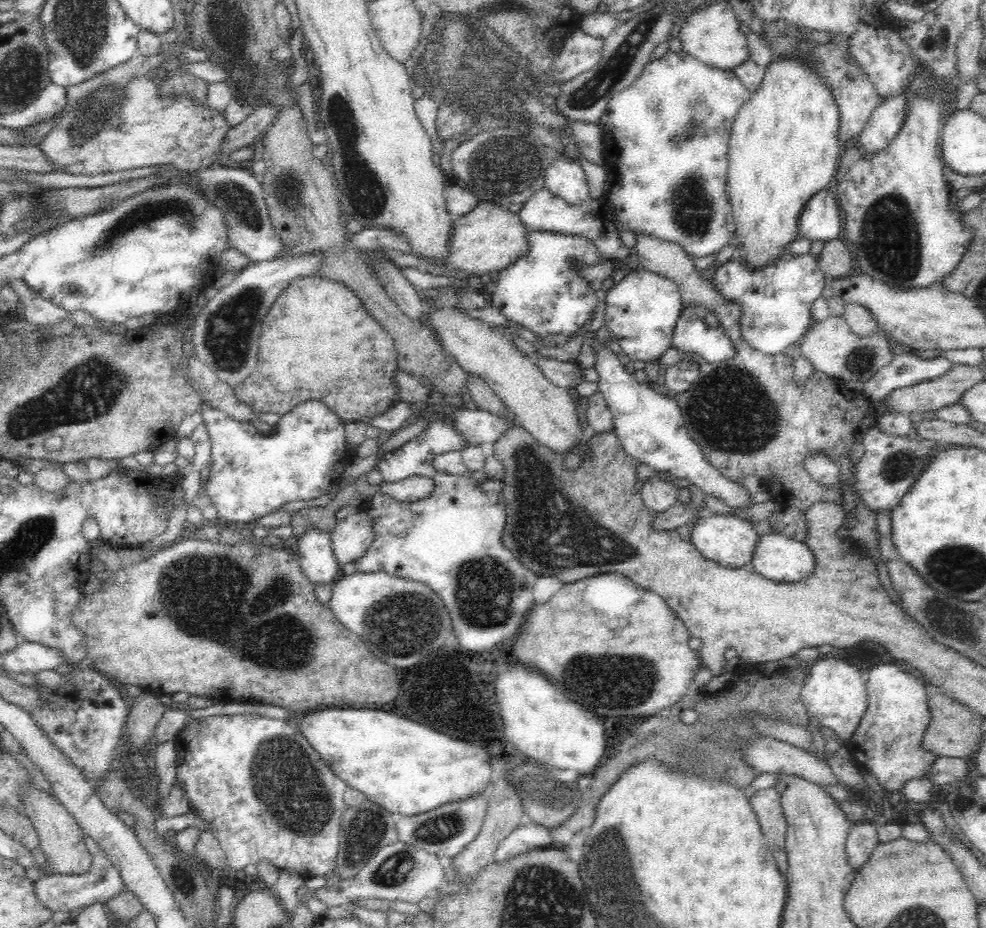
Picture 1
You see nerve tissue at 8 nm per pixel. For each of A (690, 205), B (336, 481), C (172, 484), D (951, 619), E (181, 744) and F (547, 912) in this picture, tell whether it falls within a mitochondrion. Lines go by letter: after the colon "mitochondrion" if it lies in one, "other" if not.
A: mitochondrion
B: other
C: other
D: mitochondrion
E: other
F: mitochondrion

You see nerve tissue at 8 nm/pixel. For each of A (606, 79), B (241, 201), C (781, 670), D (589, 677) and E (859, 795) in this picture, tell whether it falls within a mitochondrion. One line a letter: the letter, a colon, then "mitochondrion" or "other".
A: mitochondrion
B: mitochondrion
C: other
D: mitochondrion
E: other

